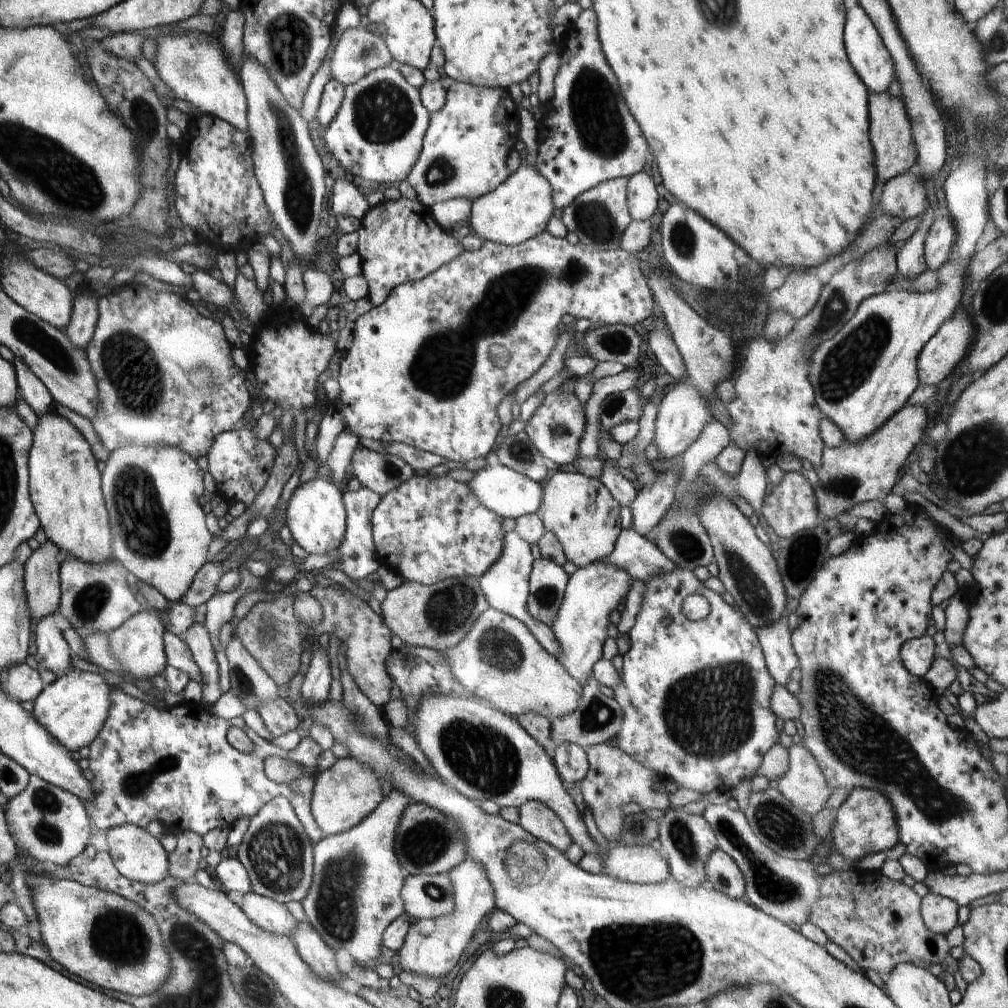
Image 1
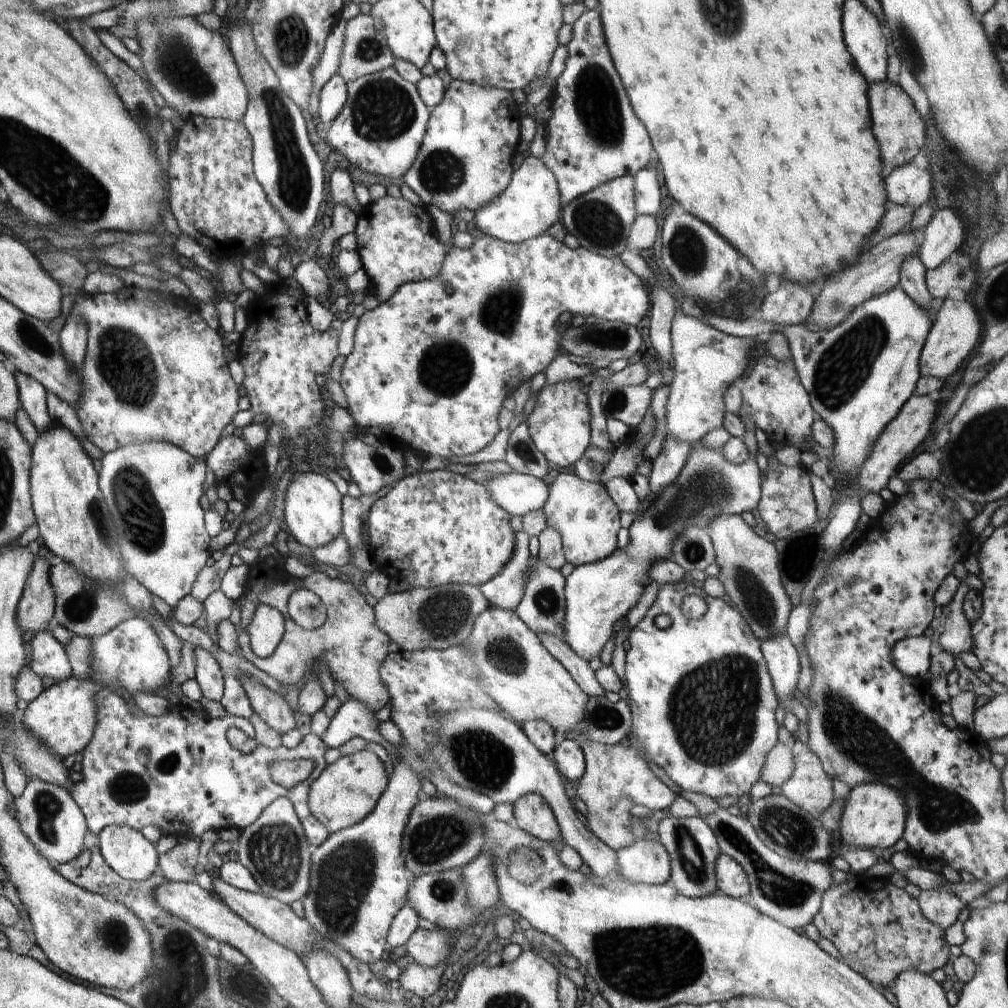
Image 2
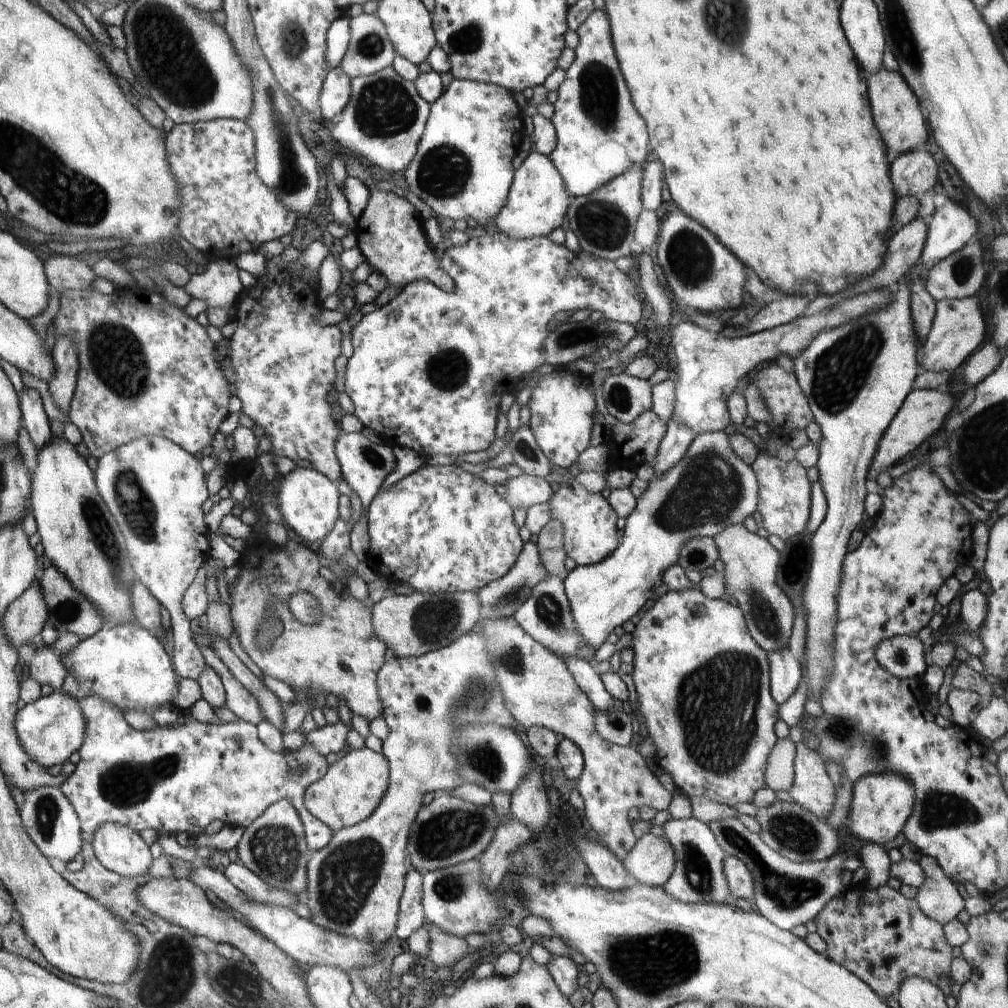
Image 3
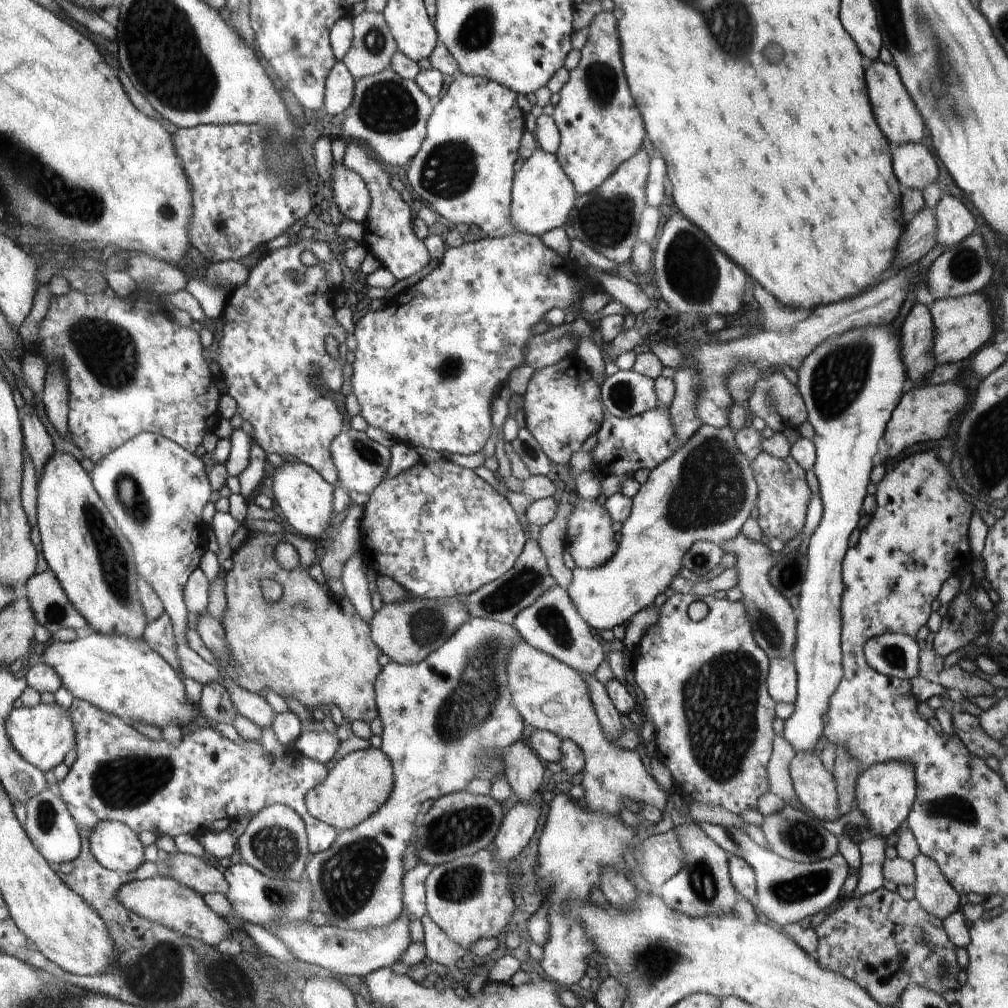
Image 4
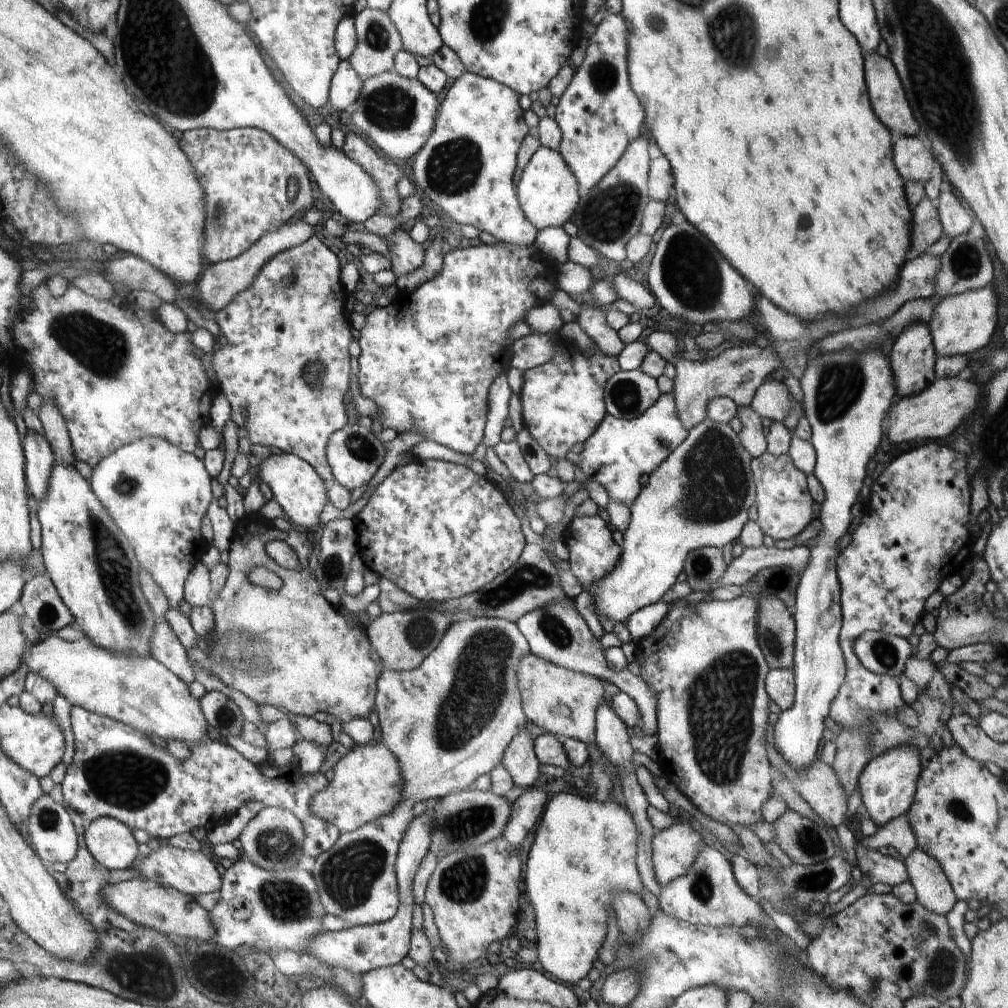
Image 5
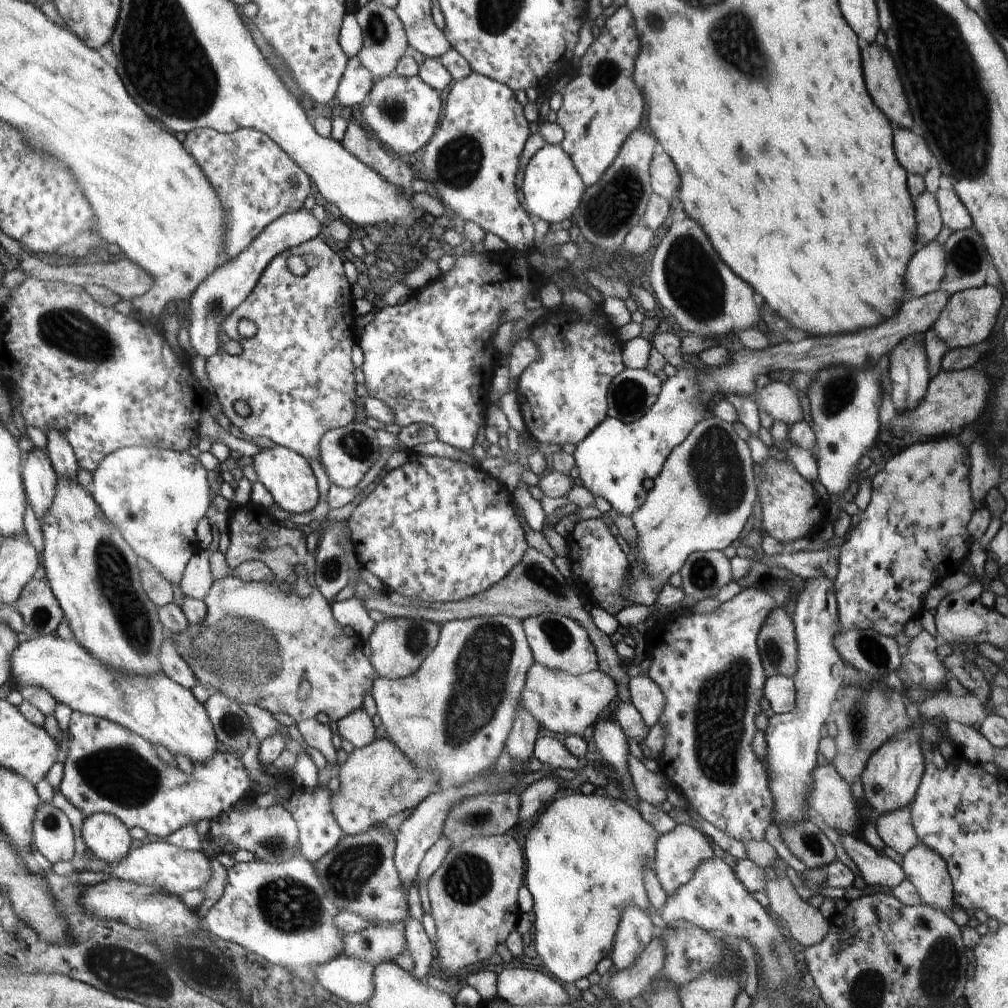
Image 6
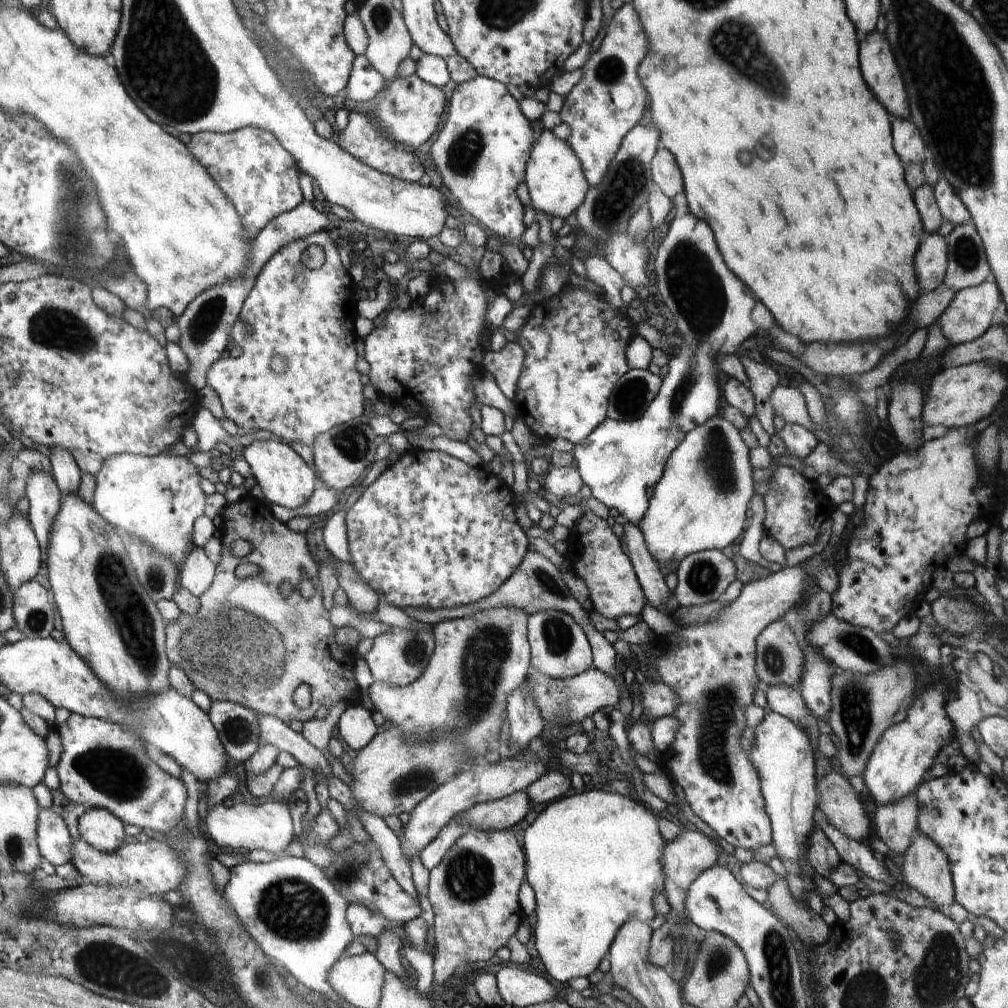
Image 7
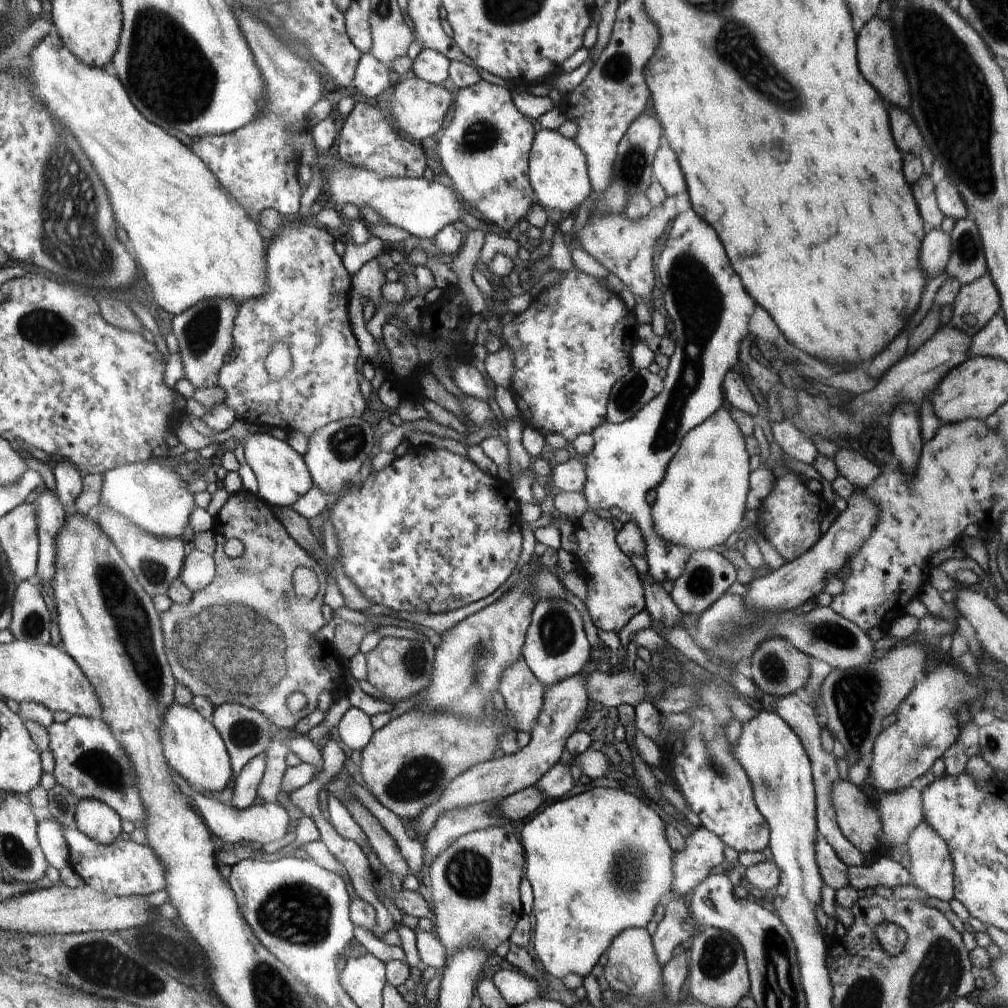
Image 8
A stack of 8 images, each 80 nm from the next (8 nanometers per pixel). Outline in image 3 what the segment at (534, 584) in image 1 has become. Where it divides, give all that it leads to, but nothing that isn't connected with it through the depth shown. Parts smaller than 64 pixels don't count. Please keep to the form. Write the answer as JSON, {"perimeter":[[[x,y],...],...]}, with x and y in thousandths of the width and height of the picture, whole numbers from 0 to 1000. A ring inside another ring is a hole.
{"perimeter":[[[545,569],[542,575],[536,576],[527,586],[528,589],[524,595],[509,609],[518,625],[531,636],[538,638],[544,645],[549,646],[551,650],[581,656],[589,661],[587,653],[593,643],[588,642],[572,624],[566,608],[564,592],[561,588],[561,578],[556,573]]]}

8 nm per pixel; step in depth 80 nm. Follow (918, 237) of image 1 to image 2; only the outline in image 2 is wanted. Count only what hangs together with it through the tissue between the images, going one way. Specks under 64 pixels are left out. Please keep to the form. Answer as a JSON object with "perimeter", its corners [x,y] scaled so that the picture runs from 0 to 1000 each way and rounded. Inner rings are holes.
{"perimeter":[[[911,251],[899,256],[893,269],[892,284],[907,297],[912,305],[917,305],[919,309],[927,308],[928,313],[932,300],[921,290],[918,281],[919,269]]]}

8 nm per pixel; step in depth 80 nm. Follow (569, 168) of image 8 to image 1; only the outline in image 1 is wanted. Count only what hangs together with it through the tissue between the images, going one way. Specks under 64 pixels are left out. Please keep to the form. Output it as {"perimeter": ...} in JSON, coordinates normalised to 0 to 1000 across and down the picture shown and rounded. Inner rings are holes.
{"perimeter":[[[519,160],[498,185],[468,199],[464,219],[472,230],[470,233],[476,237],[511,245],[538,231],[545,222],[544,218],[548,218],[548,212],[550,196],[547,181],[531,164]]]}

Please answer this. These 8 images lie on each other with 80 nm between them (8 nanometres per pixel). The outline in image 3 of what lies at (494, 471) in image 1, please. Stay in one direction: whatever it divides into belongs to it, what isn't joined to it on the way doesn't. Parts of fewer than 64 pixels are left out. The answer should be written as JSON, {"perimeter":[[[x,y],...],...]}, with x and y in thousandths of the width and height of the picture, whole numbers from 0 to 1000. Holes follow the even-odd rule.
{"perimeter":[[[522,470],[508,473],[501,483],[503,491],[500,494],[504,493],[511,503],[526,504],[528,501],[544,499],[550,490],[542,475]]]}

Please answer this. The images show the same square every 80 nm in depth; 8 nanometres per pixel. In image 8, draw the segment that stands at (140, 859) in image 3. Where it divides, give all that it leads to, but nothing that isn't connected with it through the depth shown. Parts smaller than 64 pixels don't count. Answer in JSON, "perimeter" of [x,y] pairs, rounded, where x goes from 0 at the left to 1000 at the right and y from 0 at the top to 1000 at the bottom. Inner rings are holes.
{"perimeter":[[[79,794],[73,813],[77,823],[97,837],[109,837],[119,827],[120,810],[99,794]]]}

